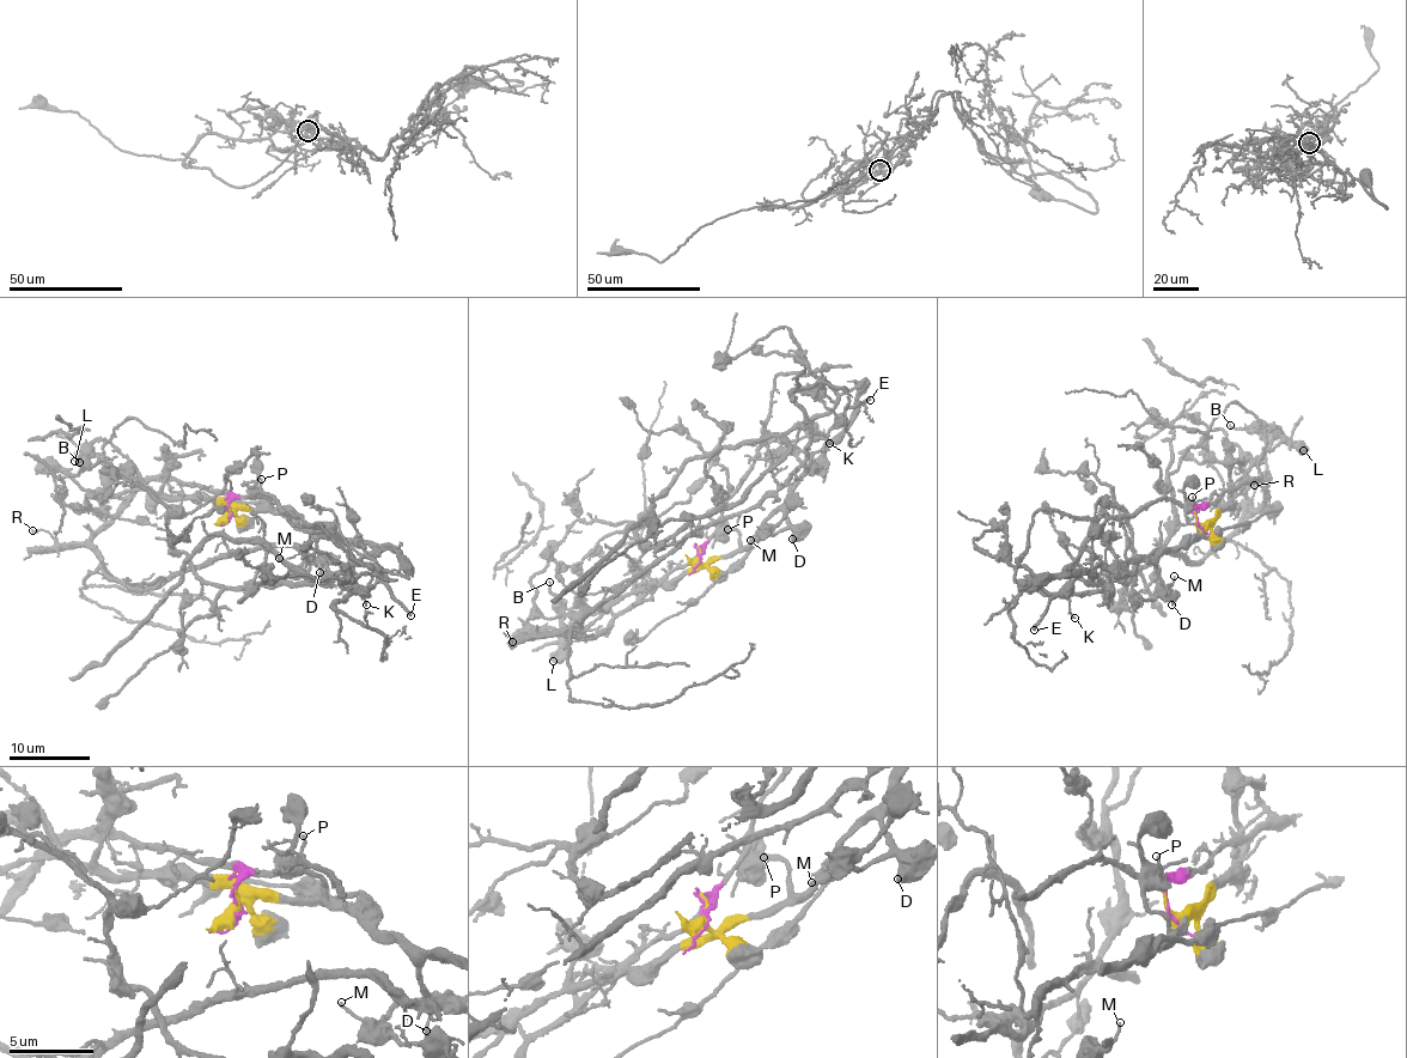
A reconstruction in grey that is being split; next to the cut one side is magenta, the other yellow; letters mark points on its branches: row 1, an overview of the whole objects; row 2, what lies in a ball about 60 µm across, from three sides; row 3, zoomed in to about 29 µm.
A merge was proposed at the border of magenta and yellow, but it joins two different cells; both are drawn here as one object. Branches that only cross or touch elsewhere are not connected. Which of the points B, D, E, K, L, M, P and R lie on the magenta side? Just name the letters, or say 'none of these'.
K, R

